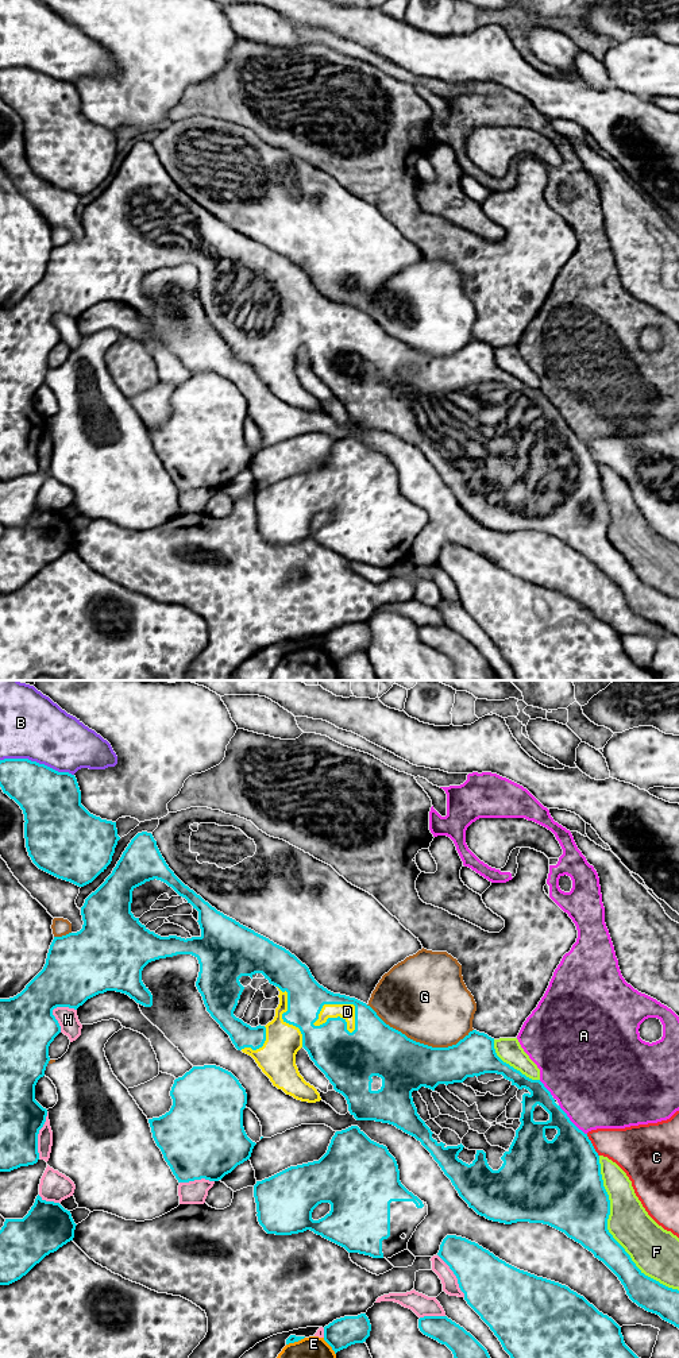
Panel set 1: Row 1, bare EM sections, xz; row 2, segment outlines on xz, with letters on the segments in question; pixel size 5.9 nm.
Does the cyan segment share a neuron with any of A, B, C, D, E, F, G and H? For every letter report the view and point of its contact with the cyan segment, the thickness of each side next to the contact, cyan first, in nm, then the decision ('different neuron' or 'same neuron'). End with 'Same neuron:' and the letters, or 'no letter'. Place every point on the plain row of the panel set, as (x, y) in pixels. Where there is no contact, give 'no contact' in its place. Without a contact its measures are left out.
A: xz (570, 429) | 340/480 nm | different neuron
B: xz (35, 70) | 360/380 nm | different neuron
C: xz (591, 454) | 440/280 nm | different neuron
D: xz (330, 312) | 280/100 nm | same neuron
E: xz (330, 654) | 180/360 nm | different neuron
F: xz (608, 540) | 380/260 nm | different neuron
G: xz (419, 351) | 320/480 nm | different neuron
H: xz (53, 317) | 360/120 nm | different neuron
Same neuron: D

